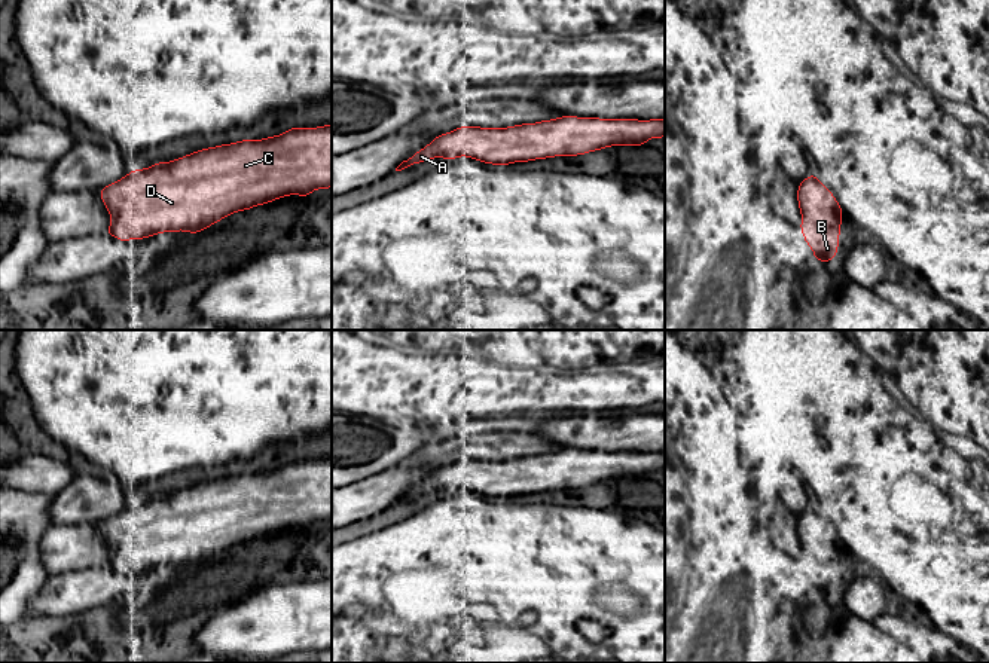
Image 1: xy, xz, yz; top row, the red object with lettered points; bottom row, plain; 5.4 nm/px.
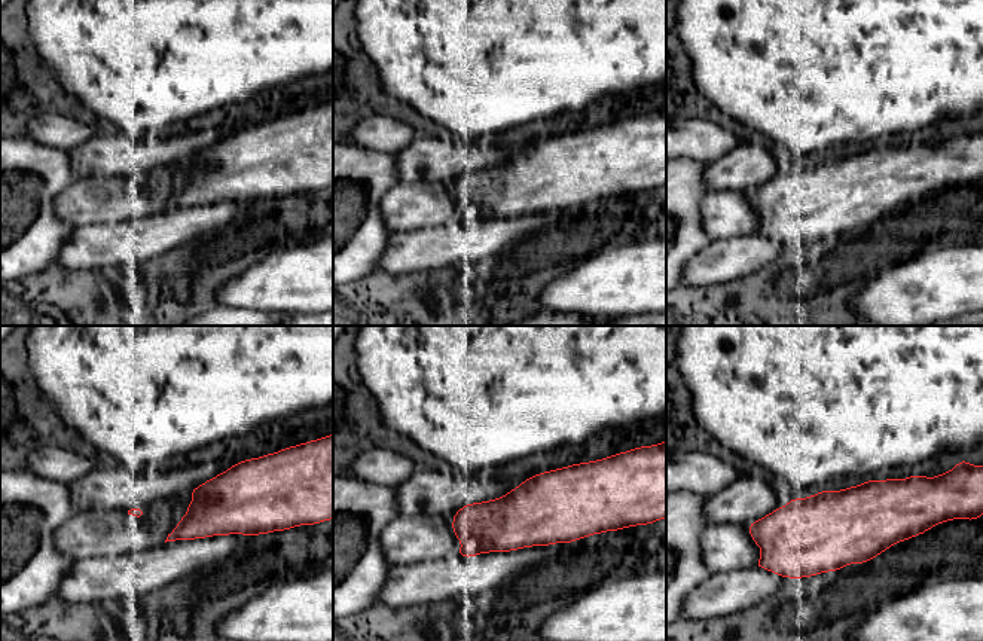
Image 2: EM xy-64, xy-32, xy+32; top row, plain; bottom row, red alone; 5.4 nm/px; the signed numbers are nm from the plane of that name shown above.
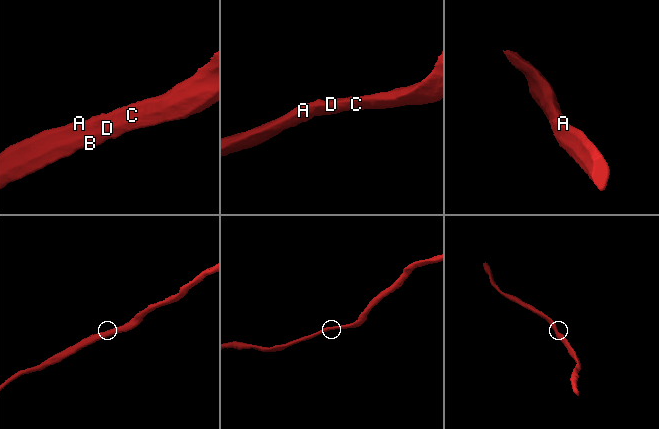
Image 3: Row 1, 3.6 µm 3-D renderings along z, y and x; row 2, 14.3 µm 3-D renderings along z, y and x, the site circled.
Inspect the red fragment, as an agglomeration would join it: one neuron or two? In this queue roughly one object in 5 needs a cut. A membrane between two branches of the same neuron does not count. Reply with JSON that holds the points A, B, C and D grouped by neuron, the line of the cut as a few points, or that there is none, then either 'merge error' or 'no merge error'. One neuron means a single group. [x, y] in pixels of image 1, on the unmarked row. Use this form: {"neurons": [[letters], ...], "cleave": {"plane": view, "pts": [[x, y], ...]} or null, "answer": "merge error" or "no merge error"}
{"neurons": [["A", "B", "C", "D"]], "cleave": null, "answer": "no merge error"}

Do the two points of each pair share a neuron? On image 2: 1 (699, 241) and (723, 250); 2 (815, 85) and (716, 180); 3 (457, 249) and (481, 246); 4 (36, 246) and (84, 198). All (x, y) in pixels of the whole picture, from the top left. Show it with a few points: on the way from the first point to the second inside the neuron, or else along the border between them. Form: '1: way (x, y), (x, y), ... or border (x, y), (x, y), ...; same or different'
1: border (713, 241), (698, 252), (684, 269); different
2: border (766, 142), (782, 149), (793, 162); different
3: border (452, 229), (466, 256), (478, 261); different
4: border (70, 185), (57, 197), (55, 213), (73, 229); different

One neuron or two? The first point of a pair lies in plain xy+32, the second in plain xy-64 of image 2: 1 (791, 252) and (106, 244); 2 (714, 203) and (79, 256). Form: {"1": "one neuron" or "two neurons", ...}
{"1": "one neuron", "2": "two neurons"}

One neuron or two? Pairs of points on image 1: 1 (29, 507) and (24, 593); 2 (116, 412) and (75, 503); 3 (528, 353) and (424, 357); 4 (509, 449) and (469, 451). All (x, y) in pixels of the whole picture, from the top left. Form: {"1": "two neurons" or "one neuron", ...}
{"1": "one neuron", "2": "two neurons", "3": "one neuron", "4": "one neuron"}

